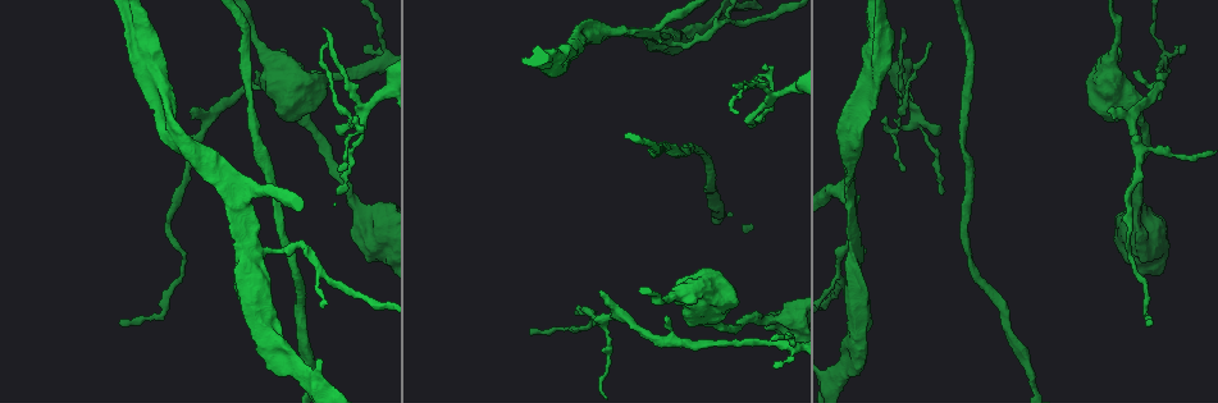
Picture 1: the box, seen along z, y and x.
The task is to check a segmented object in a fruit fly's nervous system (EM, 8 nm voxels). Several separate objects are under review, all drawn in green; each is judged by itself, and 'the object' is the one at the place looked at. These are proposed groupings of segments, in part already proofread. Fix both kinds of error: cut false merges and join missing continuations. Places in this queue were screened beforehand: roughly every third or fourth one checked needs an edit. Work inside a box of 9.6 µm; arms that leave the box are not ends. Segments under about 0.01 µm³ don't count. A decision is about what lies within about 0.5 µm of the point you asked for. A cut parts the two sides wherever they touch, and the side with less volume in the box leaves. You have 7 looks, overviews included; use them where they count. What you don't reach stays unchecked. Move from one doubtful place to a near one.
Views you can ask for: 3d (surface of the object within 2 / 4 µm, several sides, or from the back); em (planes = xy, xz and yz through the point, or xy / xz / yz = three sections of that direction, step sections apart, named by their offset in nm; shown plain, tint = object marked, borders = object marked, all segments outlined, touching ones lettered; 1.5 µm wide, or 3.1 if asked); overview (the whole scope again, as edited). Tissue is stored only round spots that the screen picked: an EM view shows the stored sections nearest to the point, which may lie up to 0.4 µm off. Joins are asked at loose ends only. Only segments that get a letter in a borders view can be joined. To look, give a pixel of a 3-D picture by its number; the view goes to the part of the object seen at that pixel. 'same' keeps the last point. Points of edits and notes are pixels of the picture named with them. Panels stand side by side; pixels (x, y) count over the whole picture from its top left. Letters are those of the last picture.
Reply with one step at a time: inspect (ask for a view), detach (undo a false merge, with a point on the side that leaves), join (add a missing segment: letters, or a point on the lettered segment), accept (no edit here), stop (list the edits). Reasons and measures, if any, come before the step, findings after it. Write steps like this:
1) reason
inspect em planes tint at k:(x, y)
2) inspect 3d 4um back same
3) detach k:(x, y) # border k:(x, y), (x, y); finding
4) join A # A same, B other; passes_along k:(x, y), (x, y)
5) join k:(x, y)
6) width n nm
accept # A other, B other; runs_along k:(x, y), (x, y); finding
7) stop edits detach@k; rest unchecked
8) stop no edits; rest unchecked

free end
inspect em xz step 8 borders at 1:(220, 197)

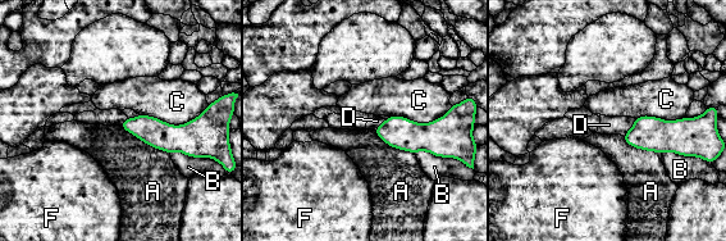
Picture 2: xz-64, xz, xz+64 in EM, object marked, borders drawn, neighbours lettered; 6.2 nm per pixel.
longest_contact C 420 nm
accept # A other, B other, C other, D other, F other; runs_along 2:(124, 124), (154, 132), (196, 128); no lettered segment goes on from it

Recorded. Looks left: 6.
free end
inspect em yz step 4 borders at 1:(364, 45)

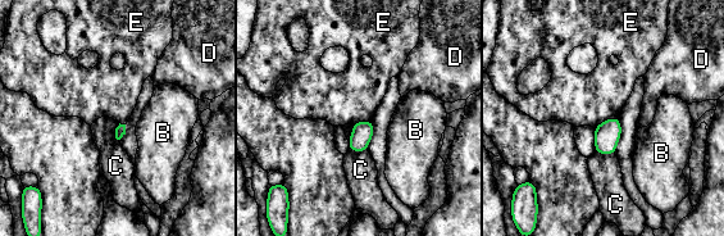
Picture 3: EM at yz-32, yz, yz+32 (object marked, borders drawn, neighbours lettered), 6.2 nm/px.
cut it another way
inspect em planes borders same

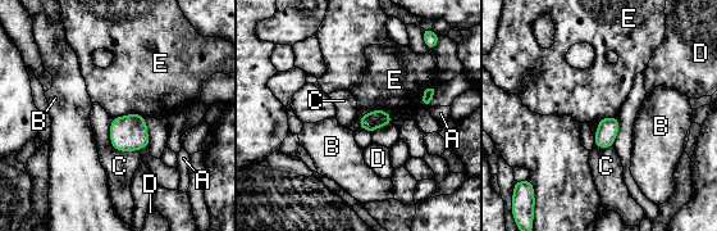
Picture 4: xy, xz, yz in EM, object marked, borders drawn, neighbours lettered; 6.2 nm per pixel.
accept # A other, B other, C other, D other, E other; border 4:(391, 116), (373, 109), (359, 127); no lettered segment goes on from it

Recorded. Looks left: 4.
inspect em planes borders at 1:(735, 305)

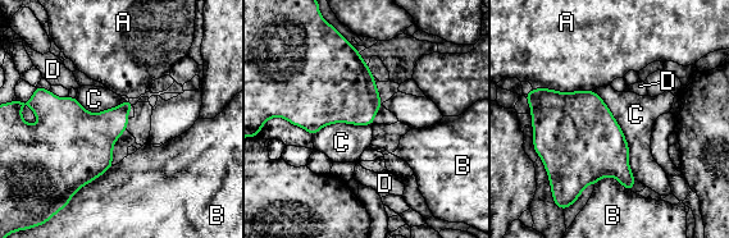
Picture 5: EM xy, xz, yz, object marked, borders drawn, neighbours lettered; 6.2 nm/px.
accept # A other, B other, C other, D other; border 5:(593, 90), (623, 132), (636, 179); no lettered segment goes on from it

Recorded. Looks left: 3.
stop no edits; rest unchecked

